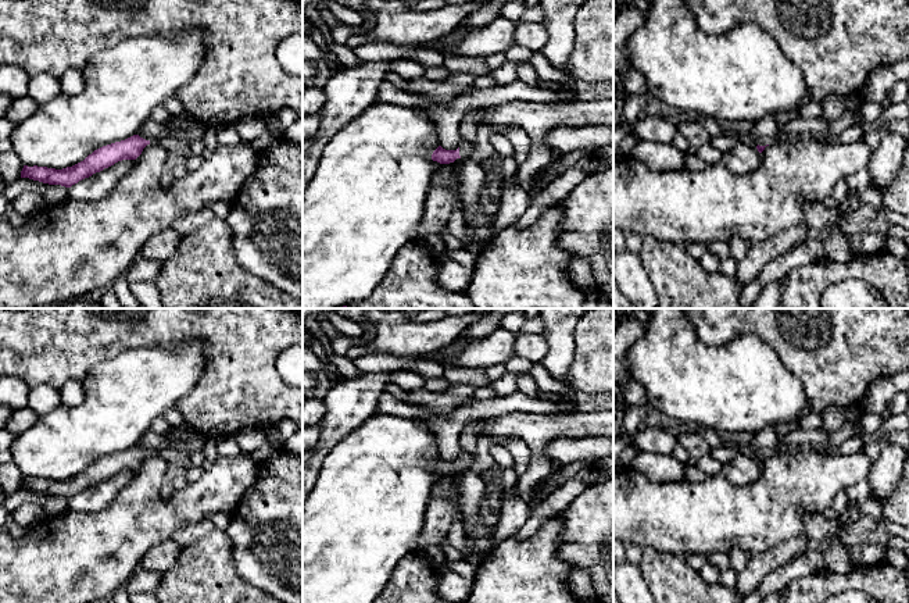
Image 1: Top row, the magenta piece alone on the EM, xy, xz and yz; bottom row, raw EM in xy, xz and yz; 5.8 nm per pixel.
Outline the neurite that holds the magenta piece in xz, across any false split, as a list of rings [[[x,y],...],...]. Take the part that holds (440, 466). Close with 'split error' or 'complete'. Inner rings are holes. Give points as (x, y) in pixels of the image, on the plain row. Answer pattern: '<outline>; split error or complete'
[[[462,453],[457,461],[445,461],[441,457],[439,457],[433,463],[432,471],[440,475],[450,475],[454,474],[457,470],[469,470],[476,463],[477,463],[476,456],[470,453]]]; split error

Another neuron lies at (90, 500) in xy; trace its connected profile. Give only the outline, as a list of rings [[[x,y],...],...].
[[[122,471],[93,485],[68,499],[68,510],[76,513],[97,513],[108,506],[114,497],[132,481],[133,471]]]

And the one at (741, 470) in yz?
[[[737,454],[730,463],[723,464],[723,474],[737,486],[755,482],[761,472],[758,460],[744,454]]]

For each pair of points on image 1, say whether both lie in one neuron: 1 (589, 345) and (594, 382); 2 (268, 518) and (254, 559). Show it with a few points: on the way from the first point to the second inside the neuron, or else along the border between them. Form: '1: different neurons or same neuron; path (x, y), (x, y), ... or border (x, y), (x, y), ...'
1: same neuron; path (594, 354), (594, 373)
2: same neuron; path (268, 528), (268, 545), (264, 549)

